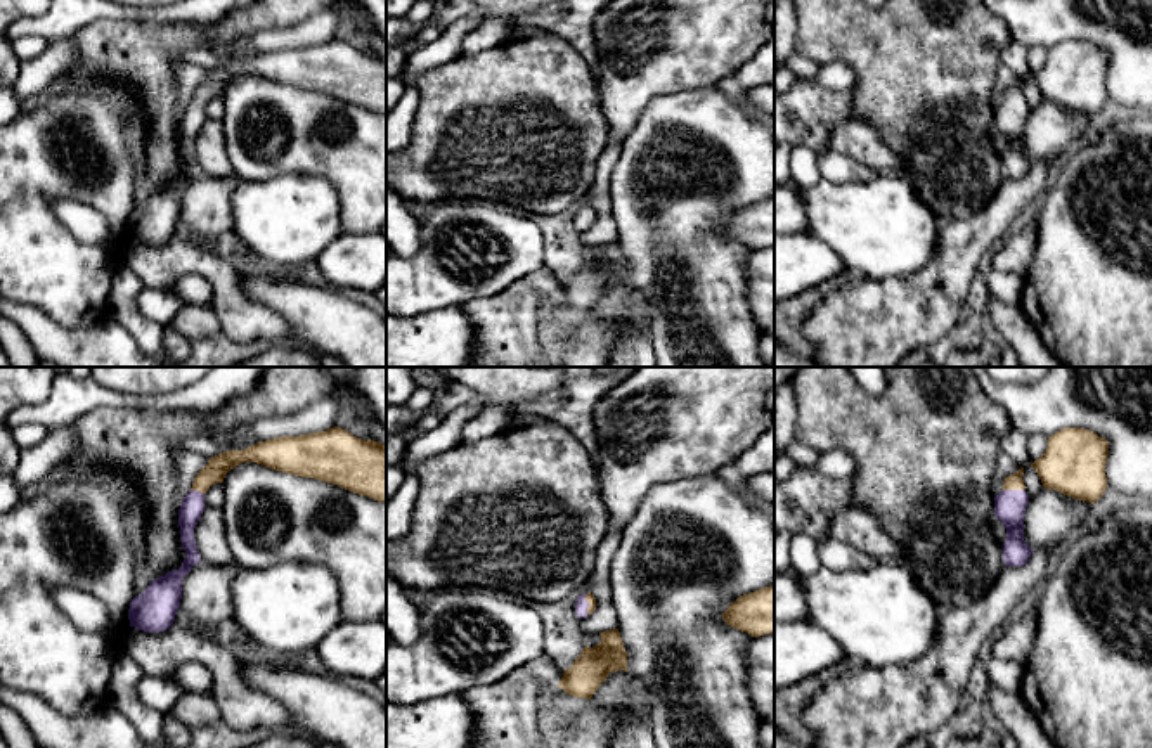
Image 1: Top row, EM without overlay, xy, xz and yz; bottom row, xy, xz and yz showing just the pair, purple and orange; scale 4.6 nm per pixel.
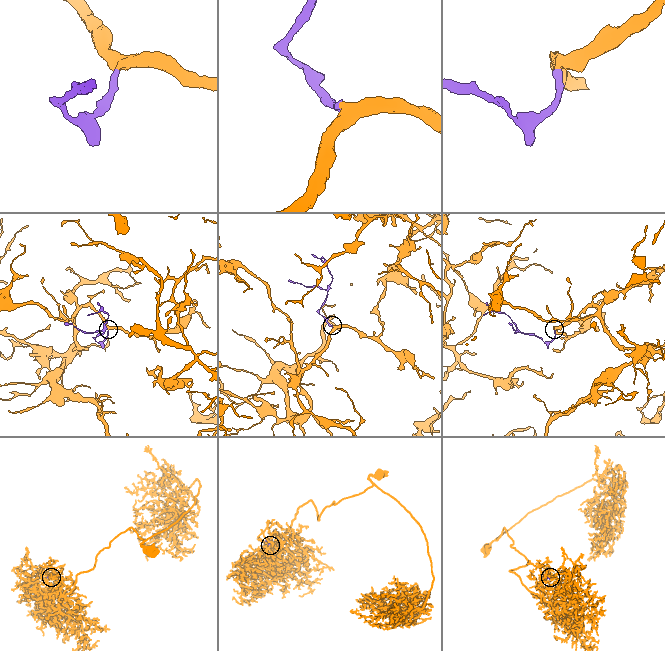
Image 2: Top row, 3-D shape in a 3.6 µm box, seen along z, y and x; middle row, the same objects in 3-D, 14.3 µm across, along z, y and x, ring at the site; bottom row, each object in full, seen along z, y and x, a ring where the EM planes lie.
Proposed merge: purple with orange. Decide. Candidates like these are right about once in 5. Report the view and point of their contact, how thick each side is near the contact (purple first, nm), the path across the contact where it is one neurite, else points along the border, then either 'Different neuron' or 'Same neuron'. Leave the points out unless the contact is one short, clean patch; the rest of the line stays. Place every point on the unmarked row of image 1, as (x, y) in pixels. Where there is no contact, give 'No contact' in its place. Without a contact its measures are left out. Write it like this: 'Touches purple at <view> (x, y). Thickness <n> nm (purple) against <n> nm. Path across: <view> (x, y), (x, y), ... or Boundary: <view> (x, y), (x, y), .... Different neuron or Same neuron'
Touches purple at yz (1014, 103). Thickness 140 nm (purple) against 80 nm. Path across: yz (1010, 118), (1014, 103), (1014, 94). Same neuron

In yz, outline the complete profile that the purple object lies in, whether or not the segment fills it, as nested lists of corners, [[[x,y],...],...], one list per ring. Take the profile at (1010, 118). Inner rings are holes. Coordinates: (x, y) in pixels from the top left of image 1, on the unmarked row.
[[[1024,80],[1003,94],[1003,102],[994,109],[994,128],[1005,137],[1006,151],[1003,171],[1006,178],[1022,178],[1034,161],[1024,152],[1024,126],[1029,114],[1022,92]]]

